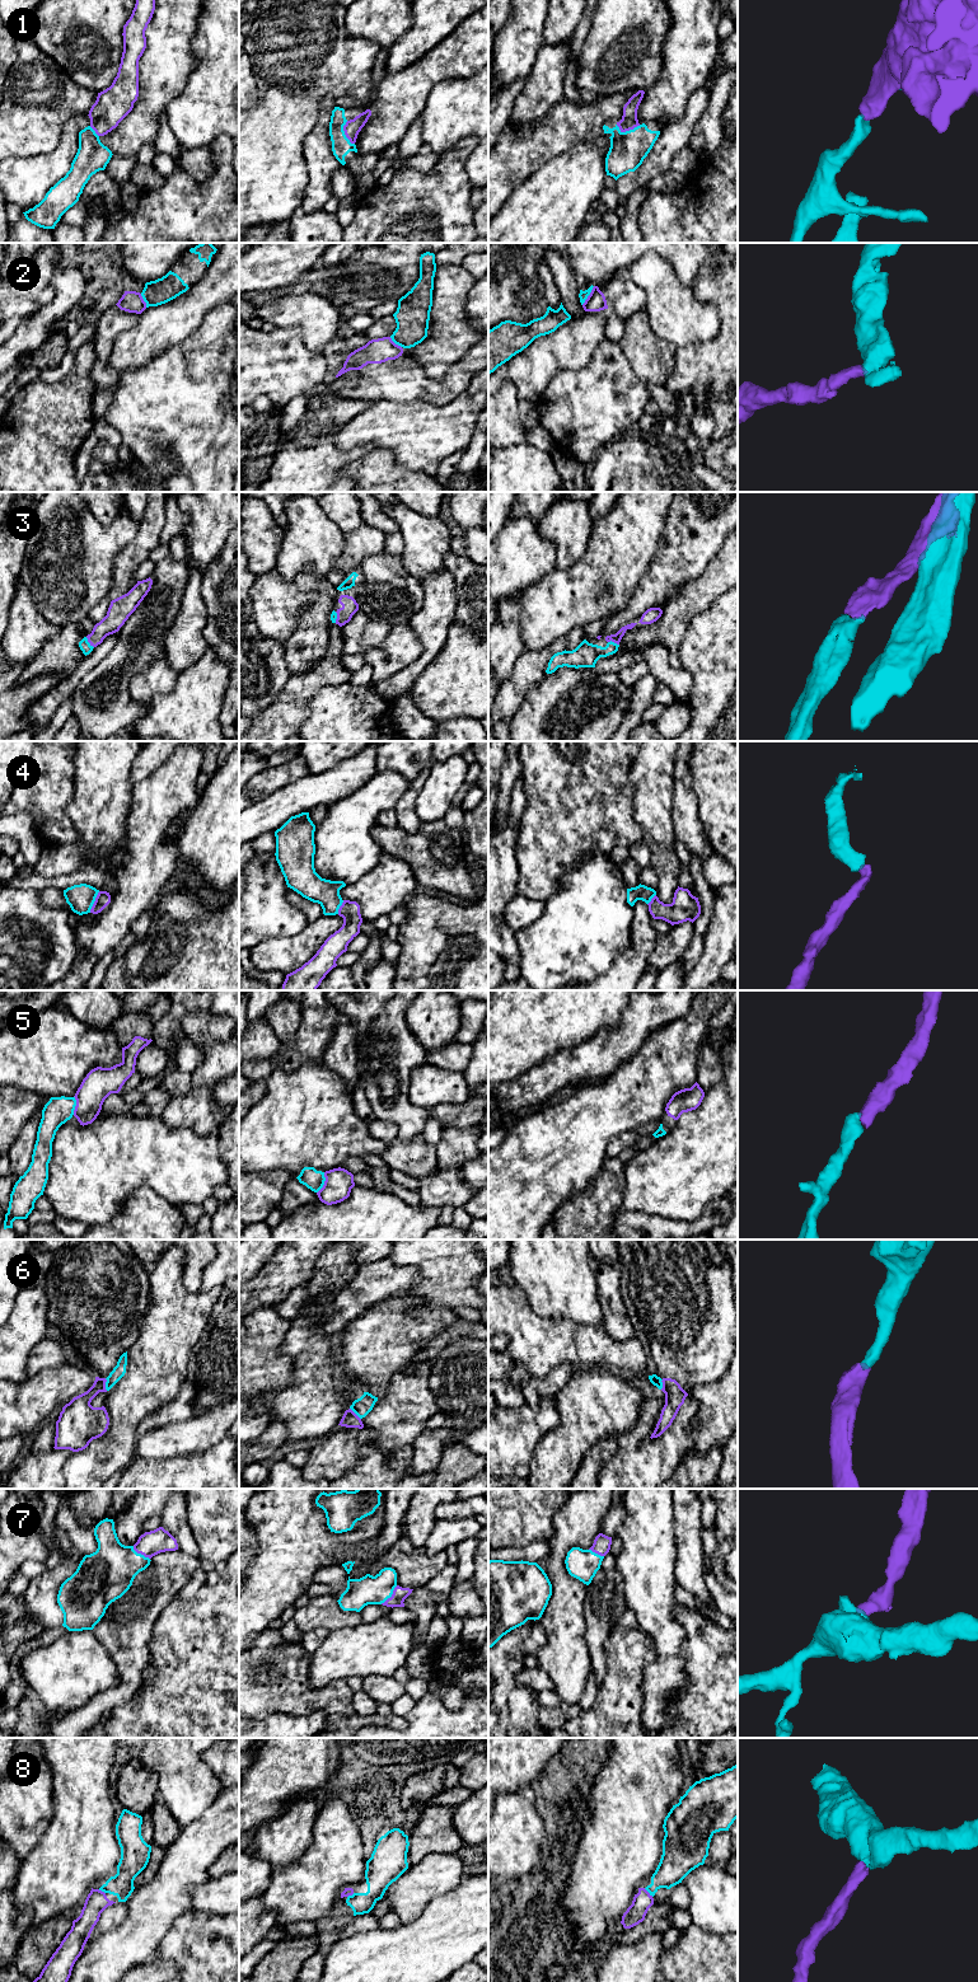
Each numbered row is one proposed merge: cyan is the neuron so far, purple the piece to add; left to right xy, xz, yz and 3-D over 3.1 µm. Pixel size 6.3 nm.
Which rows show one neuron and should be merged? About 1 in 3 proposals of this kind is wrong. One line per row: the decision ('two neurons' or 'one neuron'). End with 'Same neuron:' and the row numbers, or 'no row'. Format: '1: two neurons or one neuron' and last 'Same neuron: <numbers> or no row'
1: one neuron
2: two neurons
3: one neuron
4: one neuron
5: one neuron
6: two neurons
7: one neuron
8: one neuron
Same neuron: 1, 3, 4, 5, 7, 8

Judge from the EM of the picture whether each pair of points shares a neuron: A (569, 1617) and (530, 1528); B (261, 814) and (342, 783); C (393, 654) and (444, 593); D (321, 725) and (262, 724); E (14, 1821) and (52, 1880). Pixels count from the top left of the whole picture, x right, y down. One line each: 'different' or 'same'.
A: different
B: same
C: different
D: different
E: different

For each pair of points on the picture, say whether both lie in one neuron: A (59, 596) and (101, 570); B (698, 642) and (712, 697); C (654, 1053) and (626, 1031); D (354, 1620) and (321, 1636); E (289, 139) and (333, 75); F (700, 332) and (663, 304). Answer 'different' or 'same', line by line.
A: same
B: same
C: different
D: different
E: same
F: same

